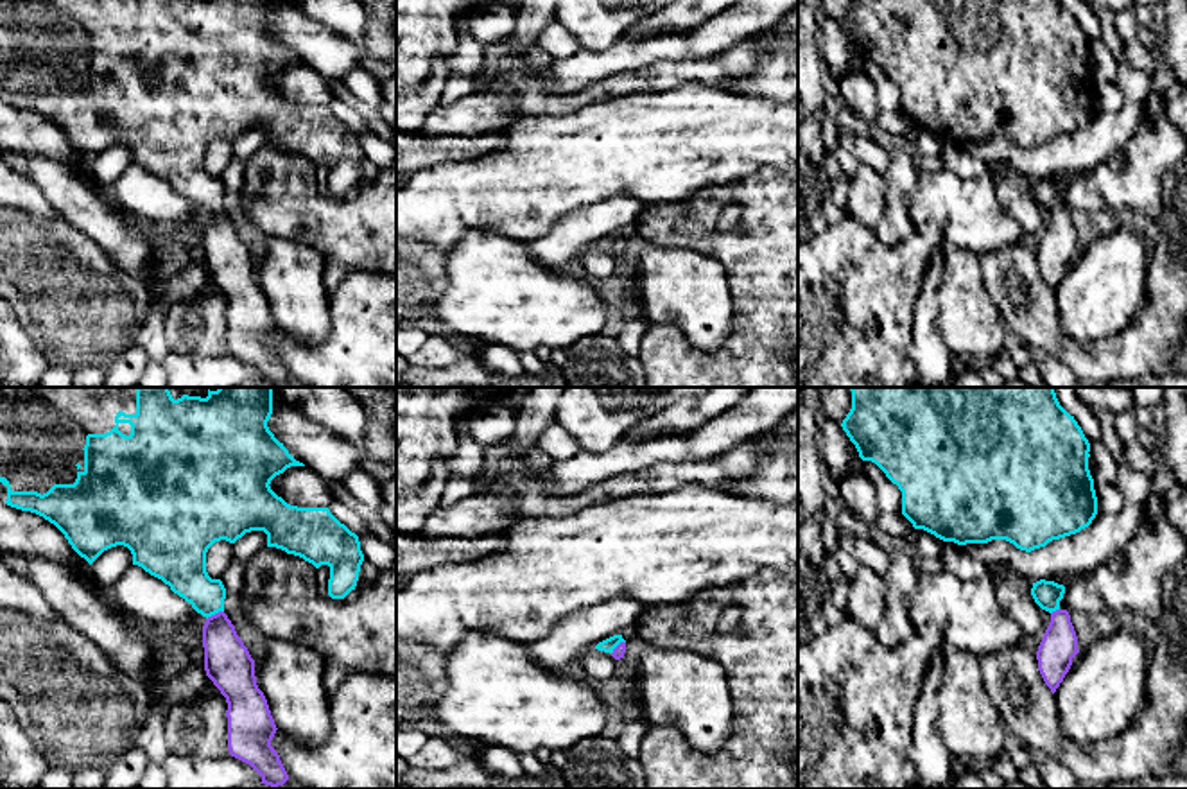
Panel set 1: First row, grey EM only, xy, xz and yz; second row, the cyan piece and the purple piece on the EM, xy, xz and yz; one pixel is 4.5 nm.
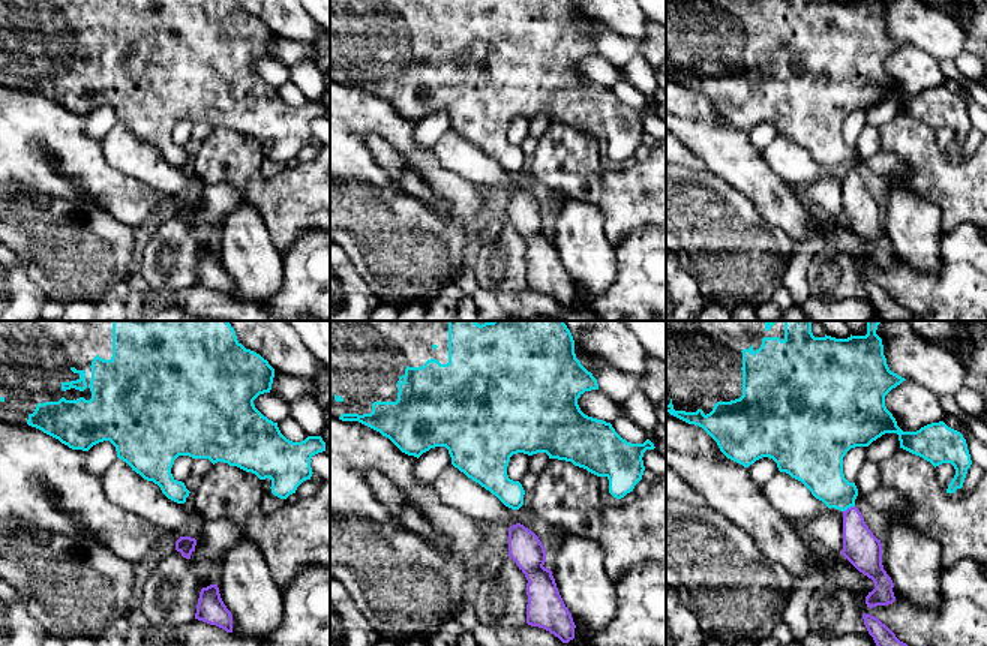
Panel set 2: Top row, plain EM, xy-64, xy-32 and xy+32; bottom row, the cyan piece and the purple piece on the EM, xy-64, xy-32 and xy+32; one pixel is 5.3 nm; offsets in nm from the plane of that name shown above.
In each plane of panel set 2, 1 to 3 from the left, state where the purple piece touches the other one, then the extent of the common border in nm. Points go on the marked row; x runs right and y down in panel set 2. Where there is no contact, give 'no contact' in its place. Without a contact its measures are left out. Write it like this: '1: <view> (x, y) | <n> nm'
1: no contact
2: no contact
3: xy+32 (848, 507) | 70 nm

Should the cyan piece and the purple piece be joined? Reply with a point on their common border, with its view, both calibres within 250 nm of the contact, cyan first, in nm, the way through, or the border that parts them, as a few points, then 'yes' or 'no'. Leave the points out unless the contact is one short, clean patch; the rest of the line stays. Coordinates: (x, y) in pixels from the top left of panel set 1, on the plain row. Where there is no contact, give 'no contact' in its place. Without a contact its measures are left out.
meets cyan in xy at (214, 212); 200 nm thick on the cyan side, 220 nm on the other; runs through xy (183, 165), (214, 212), (228, 262); yes

